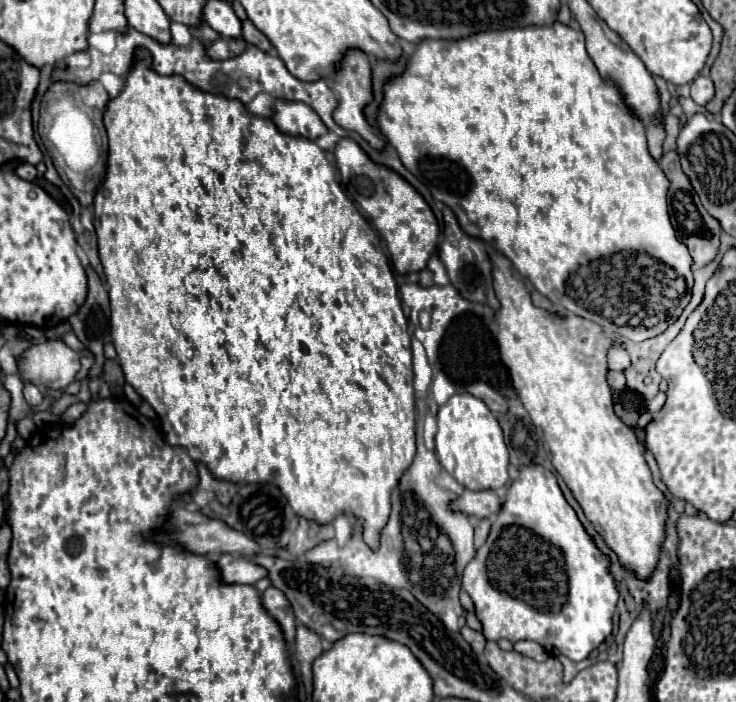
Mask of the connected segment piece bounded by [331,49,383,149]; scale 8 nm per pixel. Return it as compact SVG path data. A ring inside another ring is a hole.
M347 49L343 59L339 61L337 69L331 75L331 89L337 93L337 107L333 111L335 123L341 125L343 129L357 131L371 147L381 149L383 141L373 135L373 131L367 125L365 115L363 115L363 107L371 101L371 67L369 67L369 57L363 51L359 51L359 49Z

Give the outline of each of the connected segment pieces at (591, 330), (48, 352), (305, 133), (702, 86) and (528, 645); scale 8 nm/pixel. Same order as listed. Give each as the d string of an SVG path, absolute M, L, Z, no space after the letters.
M491 255L493 261L493 287L501 309L495 315L499 325L499 351L503 363L509 367L513 387L535 427L541 427L545 449L549 451L555 471L571 489L575 501L585 511L603 541L615 551L623 569L631 571L637 579L649 579L659 563L659 553L665 541L665 523L669 499L655 487L651 469L643 457L643 447L631 427L627 427L615 413L611 389L607 385L607 347L613 335L605 333L597 323L565 313L565 319L555 317L531 303L529 289L511 273L511 263L503 255Z
M61 339L55 341L43 341L37 345L31 345L29 349L23 351L21 357L17 357L17 371L23 383L33 383L37 387L47 387L47 389L59 389L63 391L77 375L79 371L79 353L69 349Z
M279 101L273 113L273 121L283 133L301 135L311 141L329 131L325 123L319 119L319 115L315 115L315 111L311 111L311 107L307 107L305 103Z
M695 77L691 83L691 99L697 105L707 105L715 97L715 85L711 77Z
M519 641L515 645L515 651L525 655L525 657L531 657L535 661L547 661L549 659L547 651L543 647L539 647L539 643L535 643L535 641Z

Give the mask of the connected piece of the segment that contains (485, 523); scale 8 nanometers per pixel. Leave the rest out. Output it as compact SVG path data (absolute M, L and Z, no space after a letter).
M481 519L481 521L477 523L477 527L475 527L475 547L477 547L477 549L485 543L487 535L489 535L489 527L491 527L489 519Z

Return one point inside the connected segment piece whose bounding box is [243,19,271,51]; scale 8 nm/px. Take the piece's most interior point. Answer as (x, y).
(251, 34)

